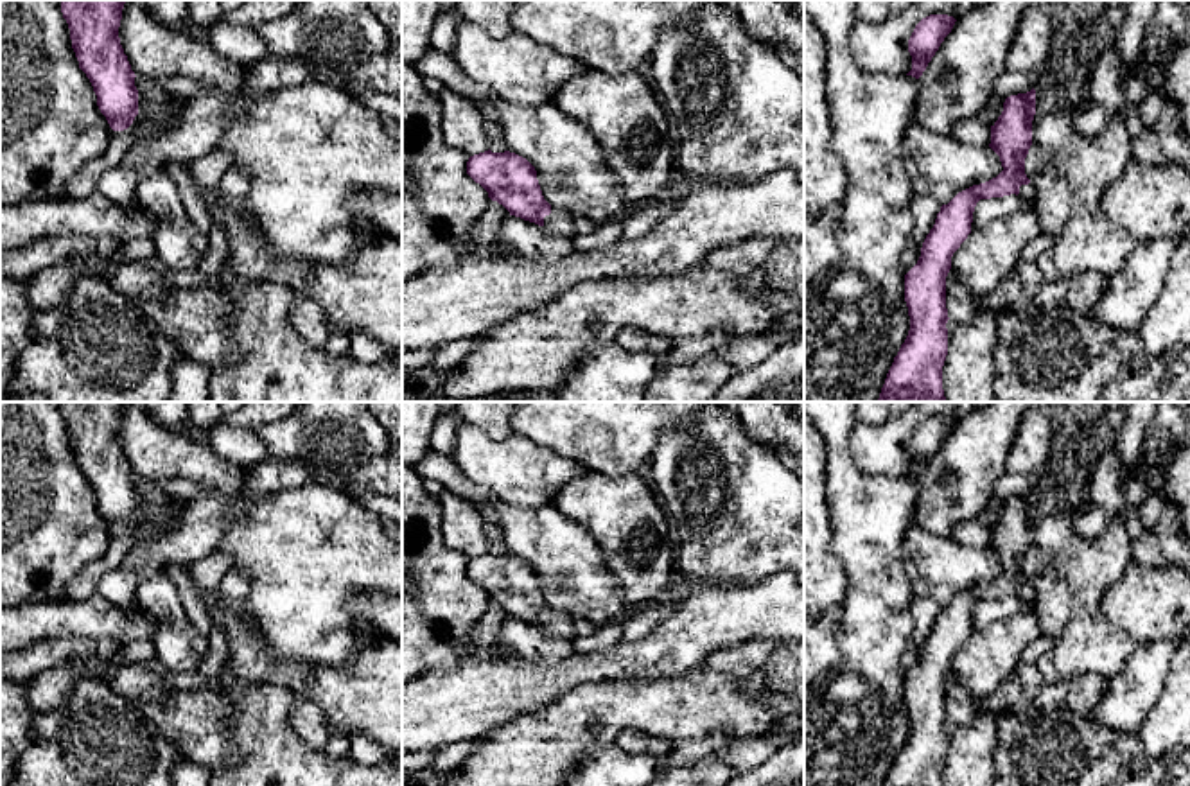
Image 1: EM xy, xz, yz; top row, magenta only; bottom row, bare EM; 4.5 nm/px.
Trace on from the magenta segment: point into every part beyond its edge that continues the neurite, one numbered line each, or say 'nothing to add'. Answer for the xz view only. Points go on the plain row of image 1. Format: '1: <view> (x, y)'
1: xz (560, 625)

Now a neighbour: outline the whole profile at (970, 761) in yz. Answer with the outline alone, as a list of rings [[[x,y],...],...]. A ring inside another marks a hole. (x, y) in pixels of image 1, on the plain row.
[[[978,709],[969,725],[948,721],[948,757],[942,786],[994,786],[994,718]]]

